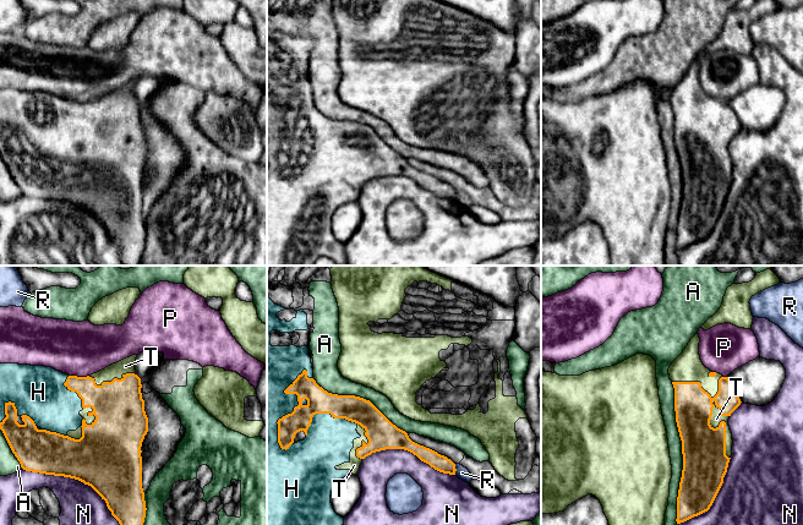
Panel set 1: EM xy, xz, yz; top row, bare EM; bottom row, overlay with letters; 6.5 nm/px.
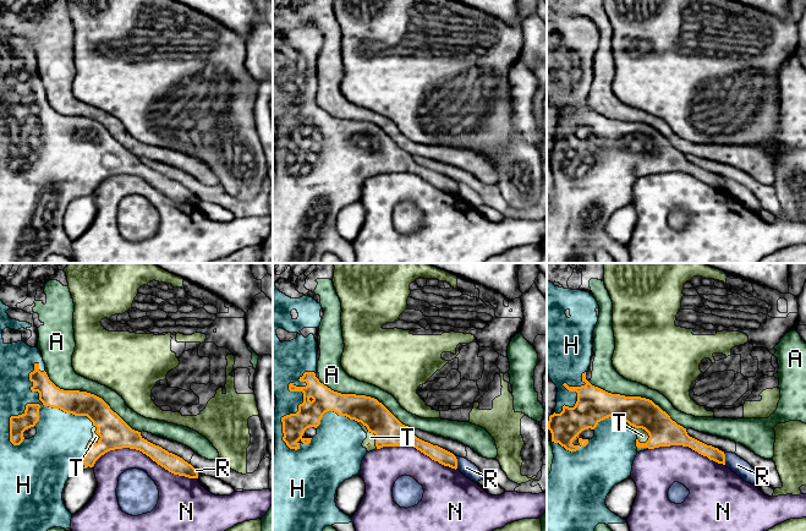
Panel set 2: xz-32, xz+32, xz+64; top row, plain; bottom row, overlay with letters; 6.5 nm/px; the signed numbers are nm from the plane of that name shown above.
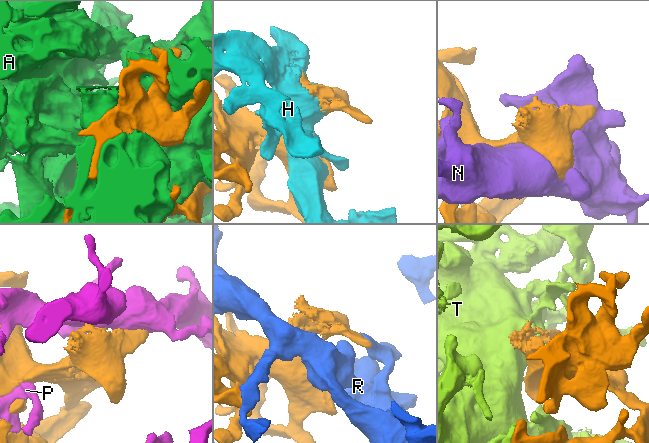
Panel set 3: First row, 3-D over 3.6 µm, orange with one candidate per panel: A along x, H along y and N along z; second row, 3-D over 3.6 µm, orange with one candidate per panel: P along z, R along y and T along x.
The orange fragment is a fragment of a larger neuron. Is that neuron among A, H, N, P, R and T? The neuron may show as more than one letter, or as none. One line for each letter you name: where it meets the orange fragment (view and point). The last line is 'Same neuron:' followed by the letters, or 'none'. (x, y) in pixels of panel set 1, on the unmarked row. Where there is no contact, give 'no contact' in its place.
T: meets orange in yz at (724, 147)
Same neuron: T

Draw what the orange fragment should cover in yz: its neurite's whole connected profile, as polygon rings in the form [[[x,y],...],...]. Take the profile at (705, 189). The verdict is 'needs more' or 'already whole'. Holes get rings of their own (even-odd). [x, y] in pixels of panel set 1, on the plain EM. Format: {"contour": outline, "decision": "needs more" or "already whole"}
{"contour": [[[697,59],[668,94],[683,180],[677,250],[712,231],[732,181],[728,144],[742,128],[728,103],[703,91],[699,69]]], "decision": "needs more"}

